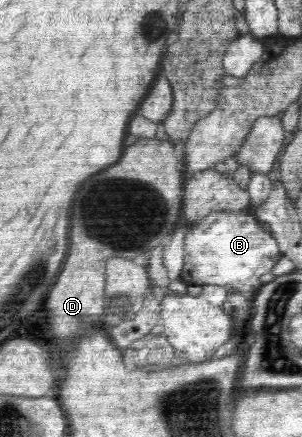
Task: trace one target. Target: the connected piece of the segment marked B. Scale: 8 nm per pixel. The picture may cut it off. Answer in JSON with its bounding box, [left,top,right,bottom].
[180,210,283,299]

